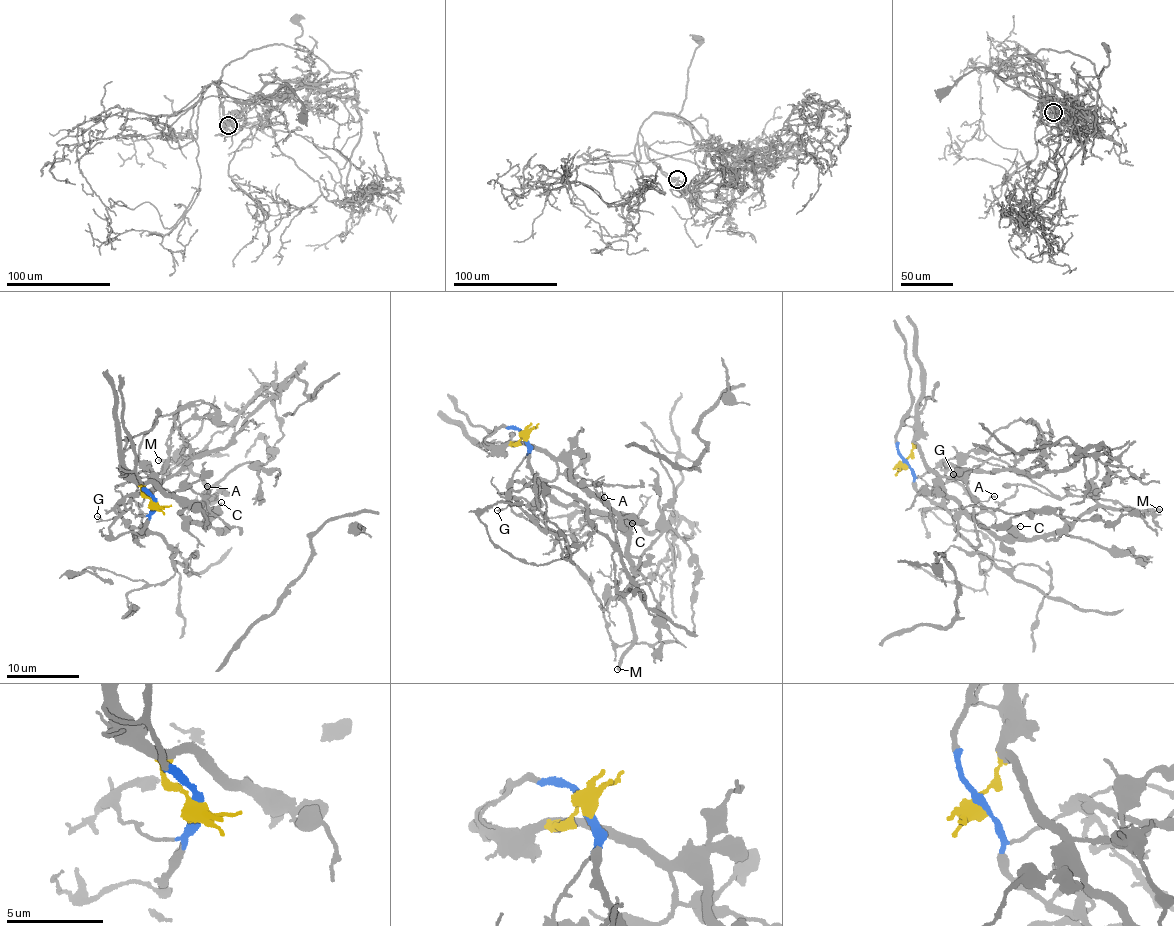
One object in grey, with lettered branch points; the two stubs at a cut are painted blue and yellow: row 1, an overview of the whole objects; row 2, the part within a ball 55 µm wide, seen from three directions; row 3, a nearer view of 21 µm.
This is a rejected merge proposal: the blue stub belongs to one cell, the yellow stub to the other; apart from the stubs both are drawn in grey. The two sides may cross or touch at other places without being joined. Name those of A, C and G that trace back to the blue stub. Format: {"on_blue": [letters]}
{"on_blue": ["G"]}

